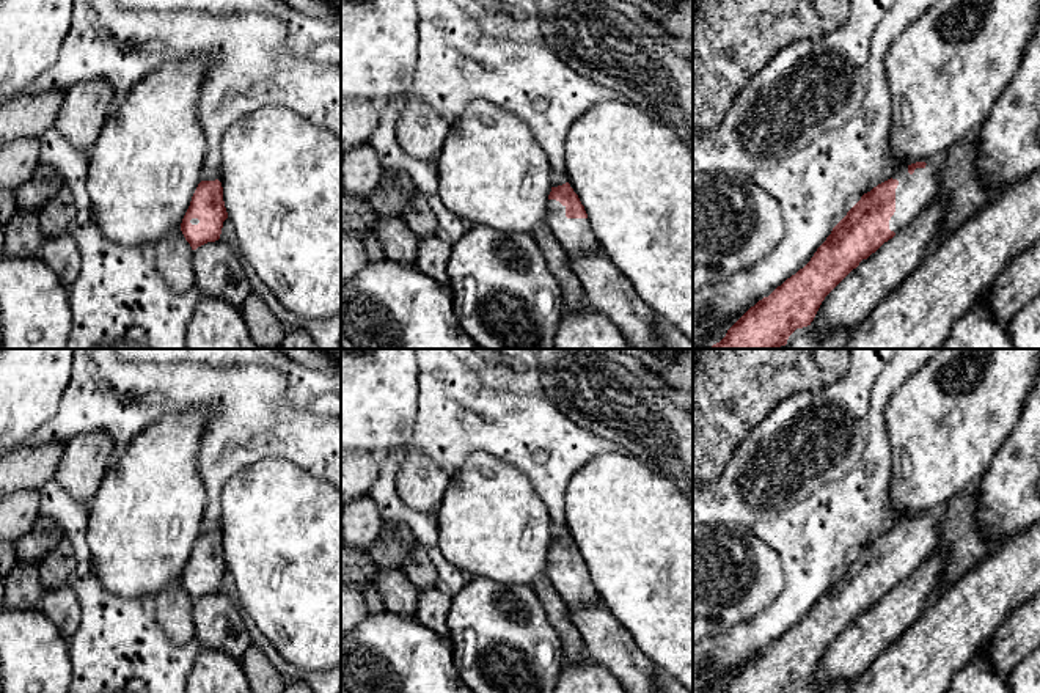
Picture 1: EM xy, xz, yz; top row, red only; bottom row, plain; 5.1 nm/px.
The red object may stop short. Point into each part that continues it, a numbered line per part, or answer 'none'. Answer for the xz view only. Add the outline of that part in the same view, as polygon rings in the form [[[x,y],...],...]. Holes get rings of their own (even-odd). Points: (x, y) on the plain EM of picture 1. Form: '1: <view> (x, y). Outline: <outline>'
1: xz (575, 586). Outline: [[[548,552],[545,578],[567,605],[602,605],[589,570],[567,570],[566,558],[556,552]]]

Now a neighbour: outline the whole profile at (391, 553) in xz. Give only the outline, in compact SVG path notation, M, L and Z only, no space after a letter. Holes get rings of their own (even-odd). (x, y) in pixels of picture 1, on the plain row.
M383 520L380 536L369 555L380 569L401 569L415 545L416 539L405 525Z

